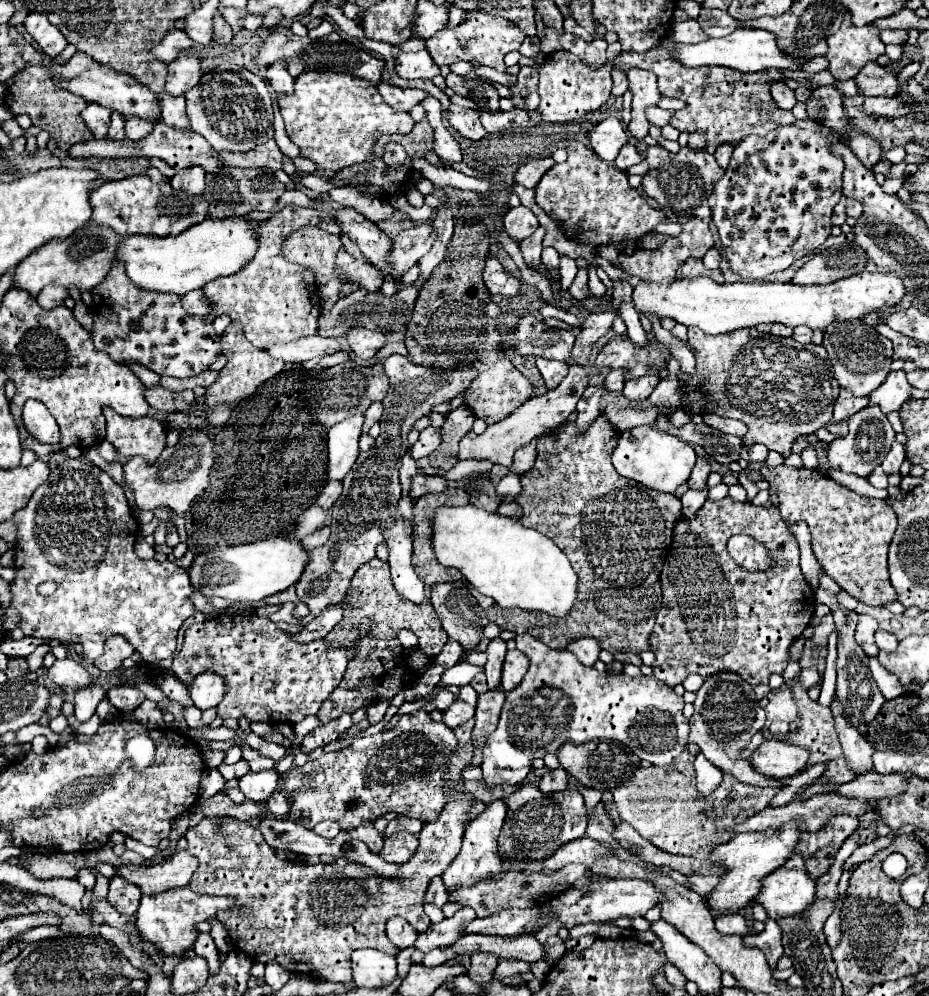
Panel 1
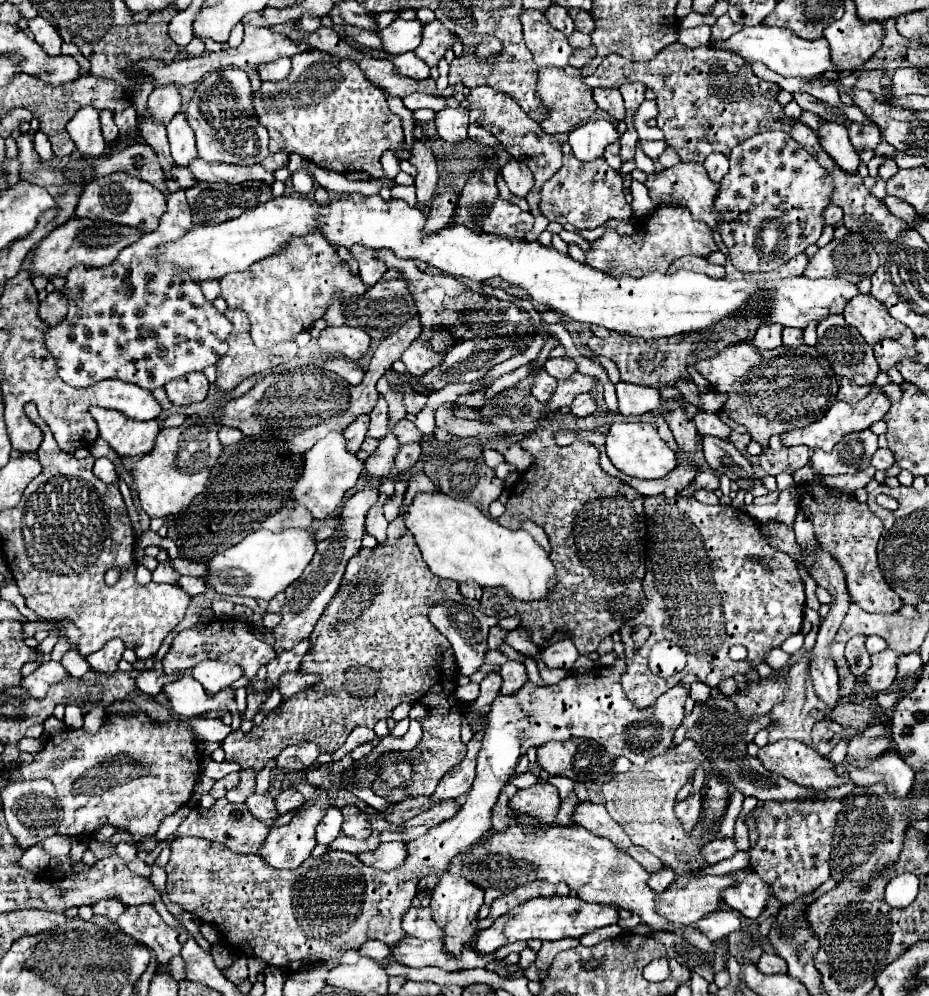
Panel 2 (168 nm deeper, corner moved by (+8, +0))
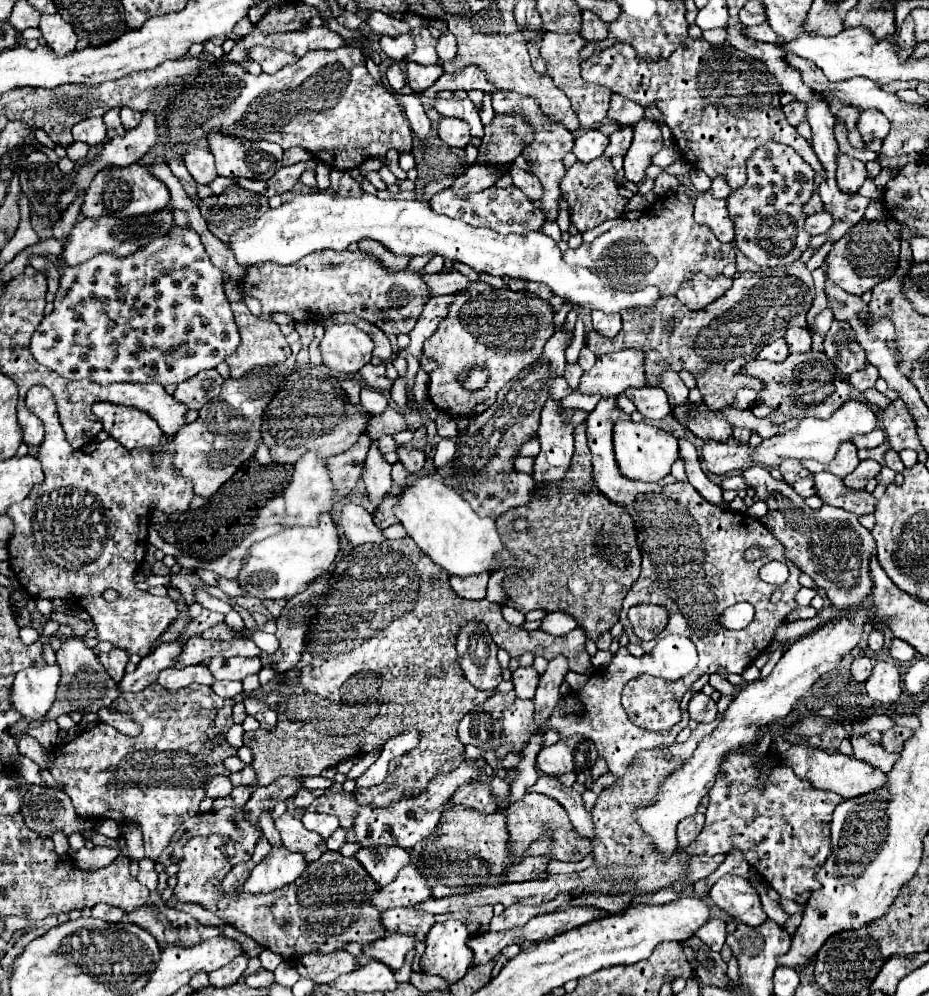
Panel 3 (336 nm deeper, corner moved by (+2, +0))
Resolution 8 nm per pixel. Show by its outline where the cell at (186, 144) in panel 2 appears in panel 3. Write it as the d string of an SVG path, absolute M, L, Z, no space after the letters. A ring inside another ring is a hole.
M188 148L184 152L184 164L198 184L212 182L218 174L214 168L214 156L206 148Z

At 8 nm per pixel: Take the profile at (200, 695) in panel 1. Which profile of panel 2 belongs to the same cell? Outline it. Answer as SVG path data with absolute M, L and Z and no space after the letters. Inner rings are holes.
M204 660L192 668L192 676L204 686L204 690L212 696L220 692L224 686L234 684L238 678L244 676L242 668L236 662L222 662L222 660Z

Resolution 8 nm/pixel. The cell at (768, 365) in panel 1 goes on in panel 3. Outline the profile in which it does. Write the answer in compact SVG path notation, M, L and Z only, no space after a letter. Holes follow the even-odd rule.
M808 350L808 352L794 352L788 354L784 362L768 362L754 358L746 366L742 366L742 374L758 378L764 388L758 392L756 404L766 404L772 408L772 412L766 416L776 426L782 426L784 422L792 418L830 418L836 408L840 408L850 398L850 384L838 368L826 358L824 352Z

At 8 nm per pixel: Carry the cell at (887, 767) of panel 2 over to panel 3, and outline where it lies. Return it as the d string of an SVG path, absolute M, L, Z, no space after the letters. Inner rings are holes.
M852 732L850 742L852 742L852 748L854 748L854 758L868 762L870 766L882 770L884 774L888 774L892 770L894 762L898 760L898 754L890 754L890 752L882 750L880 732L868 732L866 736L856 736Z

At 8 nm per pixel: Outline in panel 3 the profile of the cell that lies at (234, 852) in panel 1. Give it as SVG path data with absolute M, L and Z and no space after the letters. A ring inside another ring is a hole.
M196 836L184 844L184 856L178 862L178 884L174 888L176 898L210 910L222 922L234 926L286 962L296 964L304 954L312 952L328 954L344 950L350 942L366 946L386 936L388 930L382 924L382 912L370 904L370 896L378 890L378 884L370 880L370 874L364 872L354 856L326 852L320 860L310 862L304 870L304 890L294 882L278 892L246 896L246 892L228 894L222 890L222 880L232 870L222 848L220 836Z

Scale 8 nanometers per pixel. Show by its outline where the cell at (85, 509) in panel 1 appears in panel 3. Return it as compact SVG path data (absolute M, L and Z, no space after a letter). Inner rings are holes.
M34 386L26 396L26 406L32 414L36 414L44 428L46 436L38 452L38 460L42 462L46 480L36 484L30 494L8 508L8 516L14 520L14 534L8 540L8 562L22 586L22 590L34 600L74 600L78 608L86 610L92 616L92 622L98 632L100 642L110 642L116 648L124 648L128 654L138 654L140 658L150 654L152 644L166 632L166 628L178 618L176 602L170 596L154 596L150 592L142 592L136 588L134 574L140 570L148 546L148 516L150 502L156 502L156 508L164 514L186 513L194 494L190 480L176 474L172 468L172 444L162 444L156 448L138 448L126 450L116 440L108 438L98 442L96 450L86 454L82 450L72 450L72 446L64 438L64 430L58 422L58 412L54 398L48 388ZM156 452L164 452L162 462L154 468L152 456ZM114 588L118 598L114 602L106 602L102 592Z

